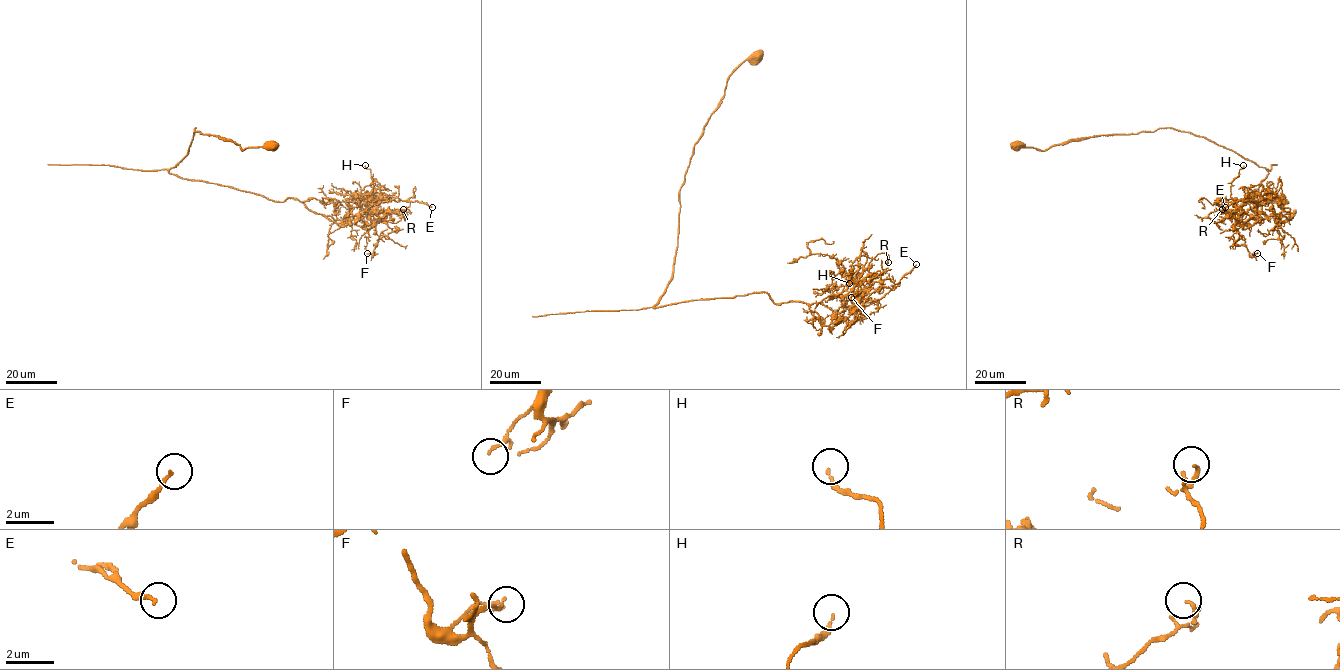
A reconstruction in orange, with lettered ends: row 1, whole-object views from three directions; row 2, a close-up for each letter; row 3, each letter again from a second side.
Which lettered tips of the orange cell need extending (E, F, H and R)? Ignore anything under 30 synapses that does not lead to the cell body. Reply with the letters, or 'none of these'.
none of these

